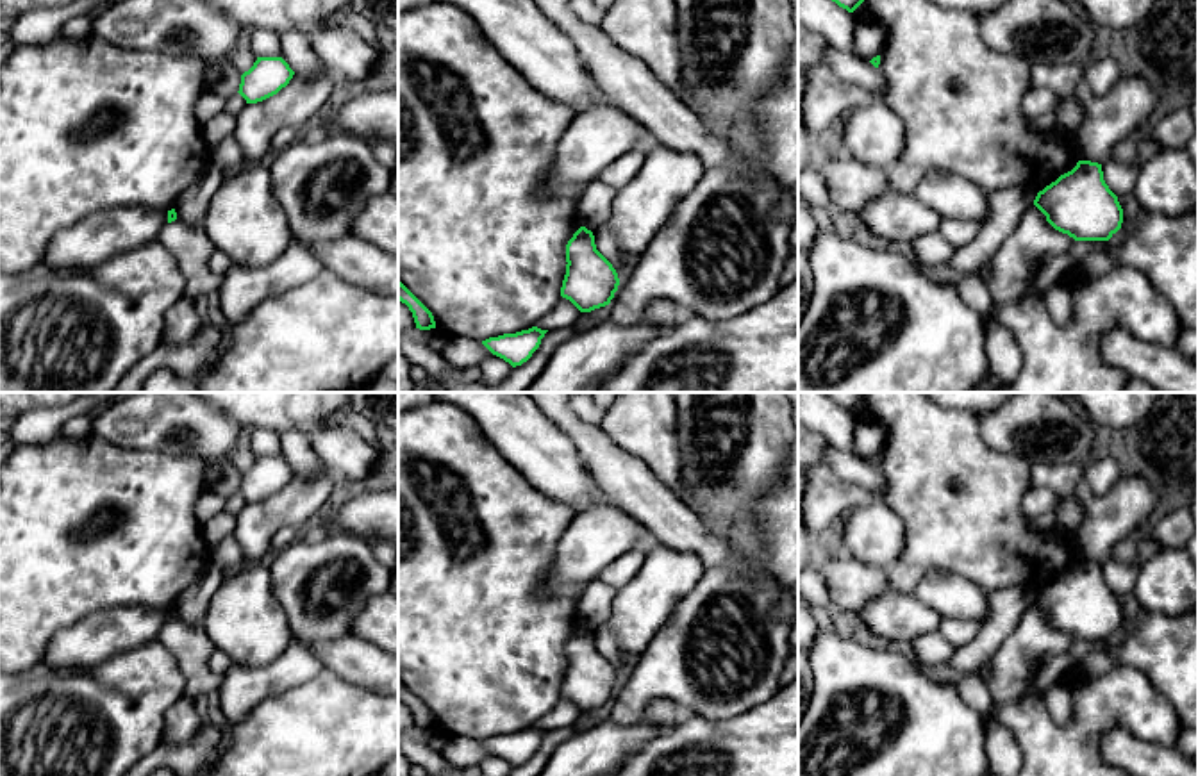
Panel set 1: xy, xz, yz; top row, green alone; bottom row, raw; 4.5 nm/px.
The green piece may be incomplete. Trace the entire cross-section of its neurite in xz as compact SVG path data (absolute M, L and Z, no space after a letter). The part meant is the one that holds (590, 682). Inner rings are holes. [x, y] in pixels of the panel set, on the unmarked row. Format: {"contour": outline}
{"contour": "M580 626L566 644L566 674L561 696L580 712L605 706L618 690L620 678L612 664L596 649L595 635Z"}

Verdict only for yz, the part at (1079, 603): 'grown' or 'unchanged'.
unchanged

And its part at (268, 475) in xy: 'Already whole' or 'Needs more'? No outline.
Already whole

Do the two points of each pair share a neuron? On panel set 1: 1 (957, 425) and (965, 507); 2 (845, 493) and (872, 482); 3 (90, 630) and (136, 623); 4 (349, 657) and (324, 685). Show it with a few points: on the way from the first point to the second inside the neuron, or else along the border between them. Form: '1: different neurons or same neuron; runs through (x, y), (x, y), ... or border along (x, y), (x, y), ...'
1: same neuron; runs through (957, 445), (957, 471), (970, 487)
2: different neurons; border along (825, 462), (843, 478), (861, 486), (873, 496)
3: same neuron; runs through (100, 630), (125, 628)
4: different neurons; border along (324, 668), (347, 682), (374, 691)

